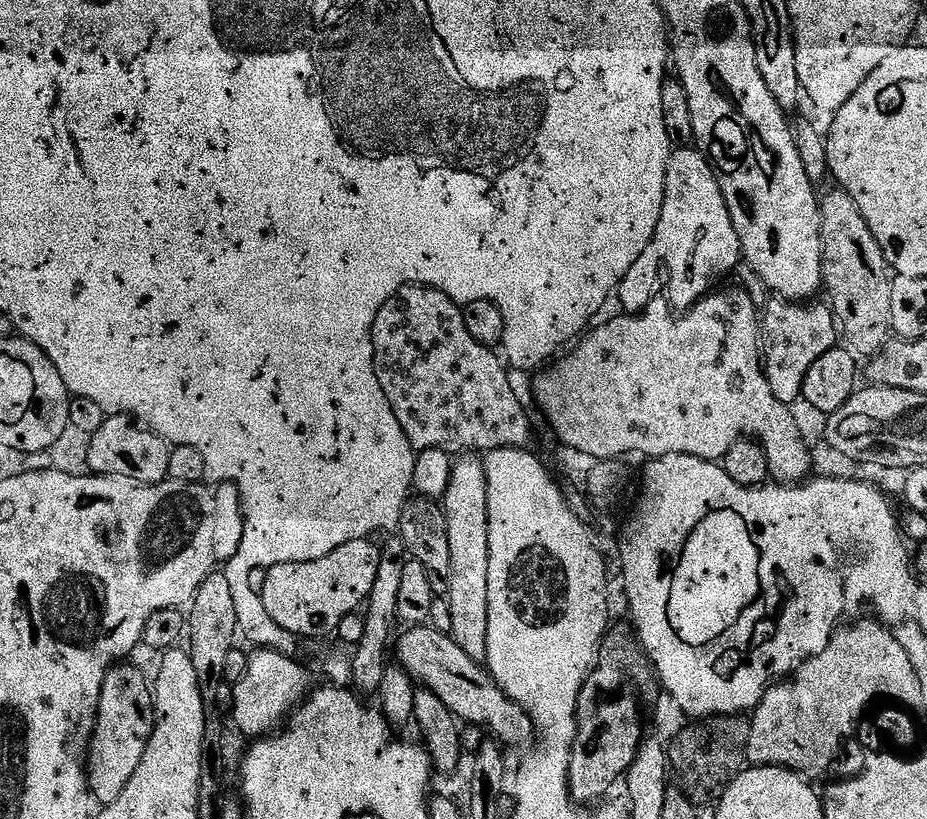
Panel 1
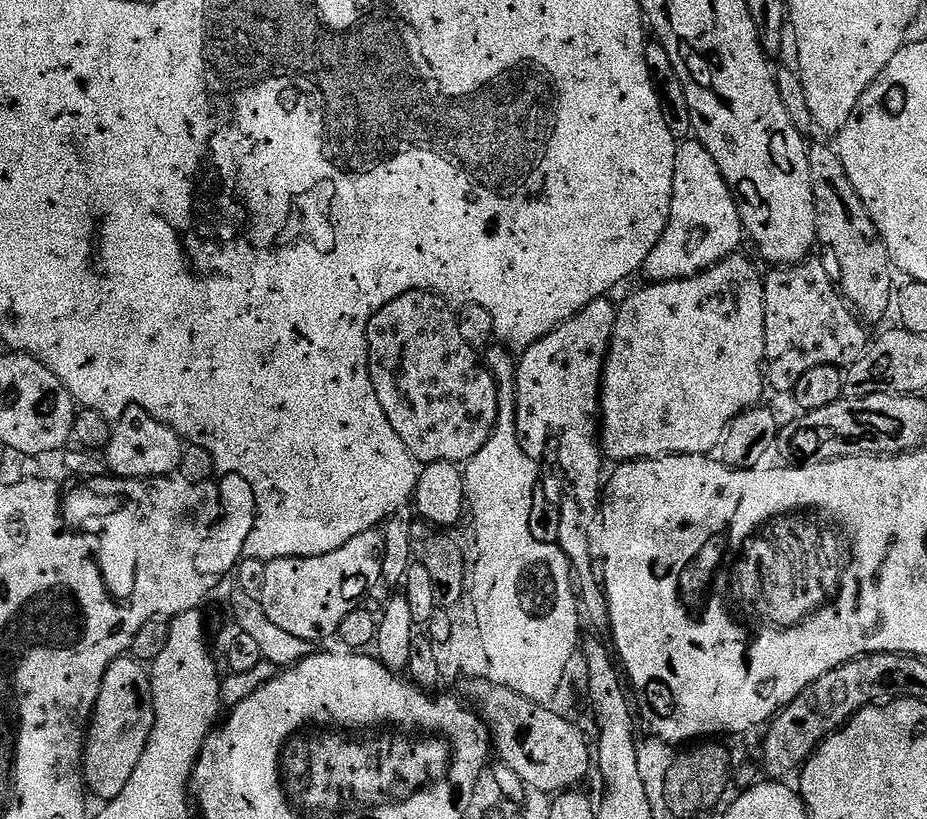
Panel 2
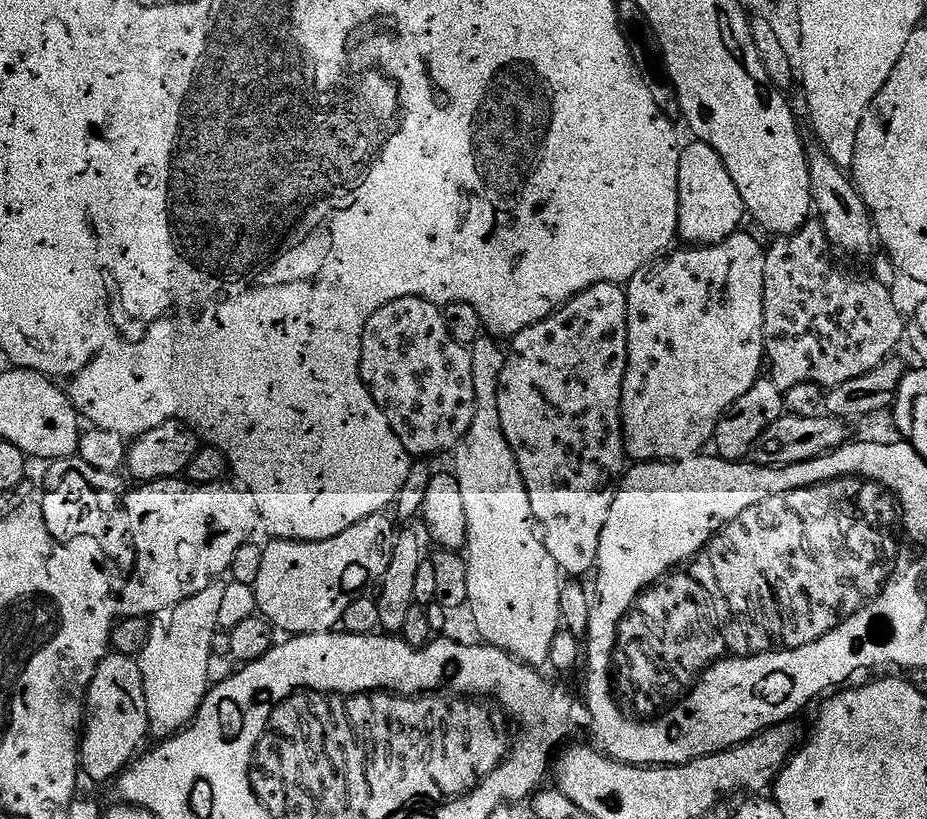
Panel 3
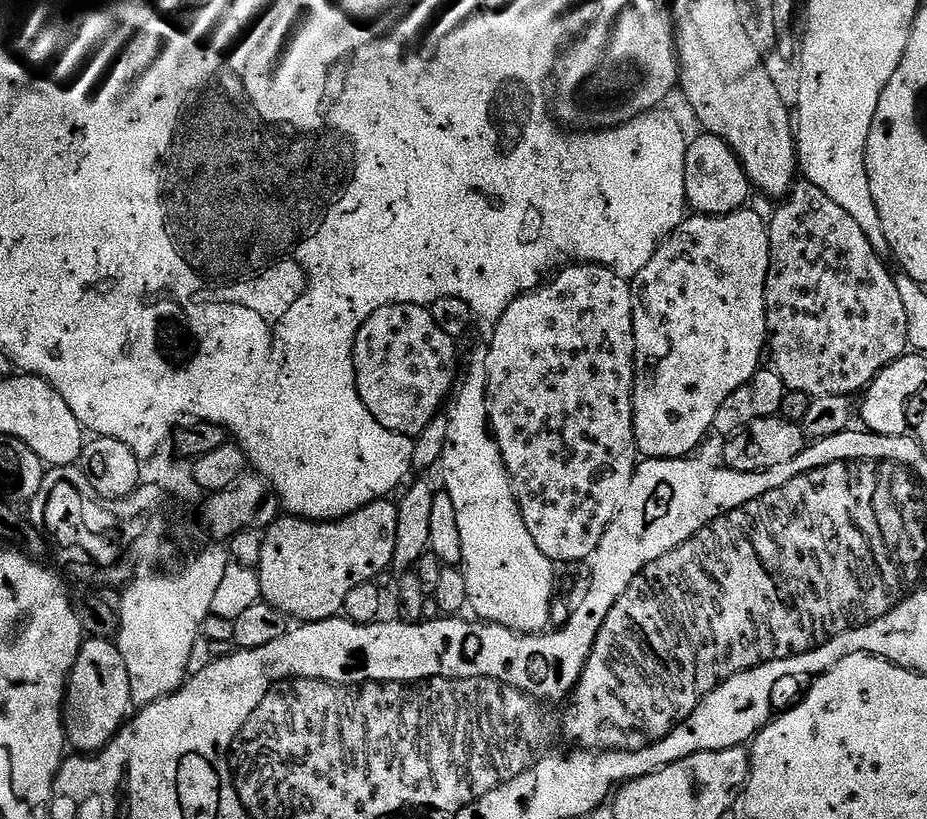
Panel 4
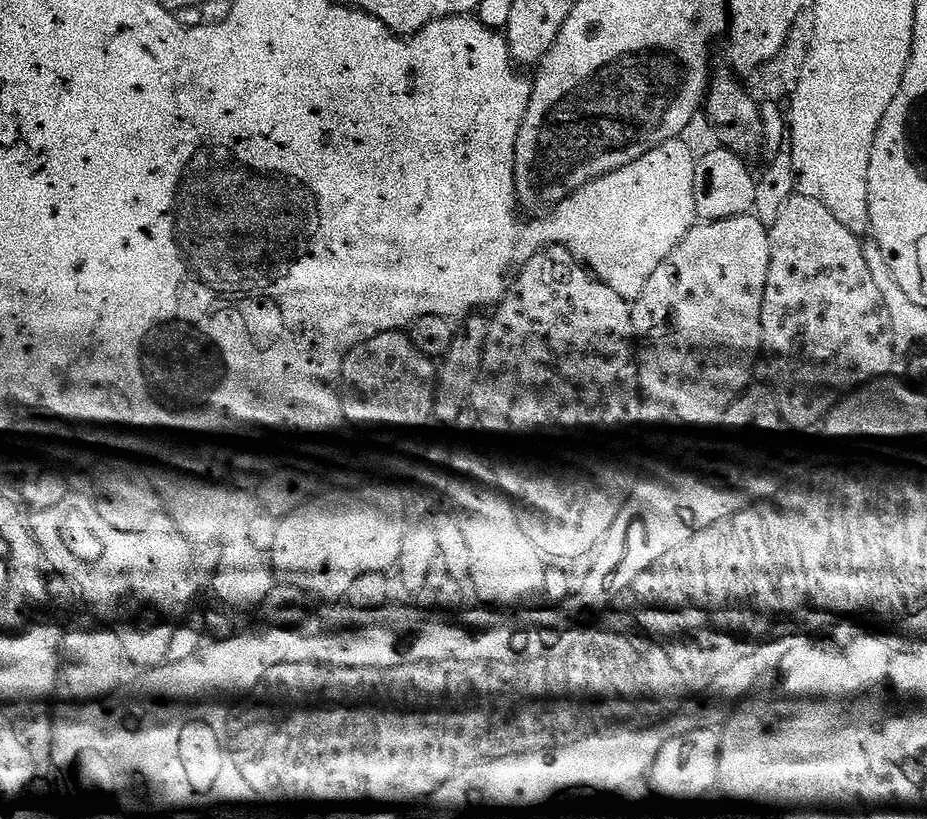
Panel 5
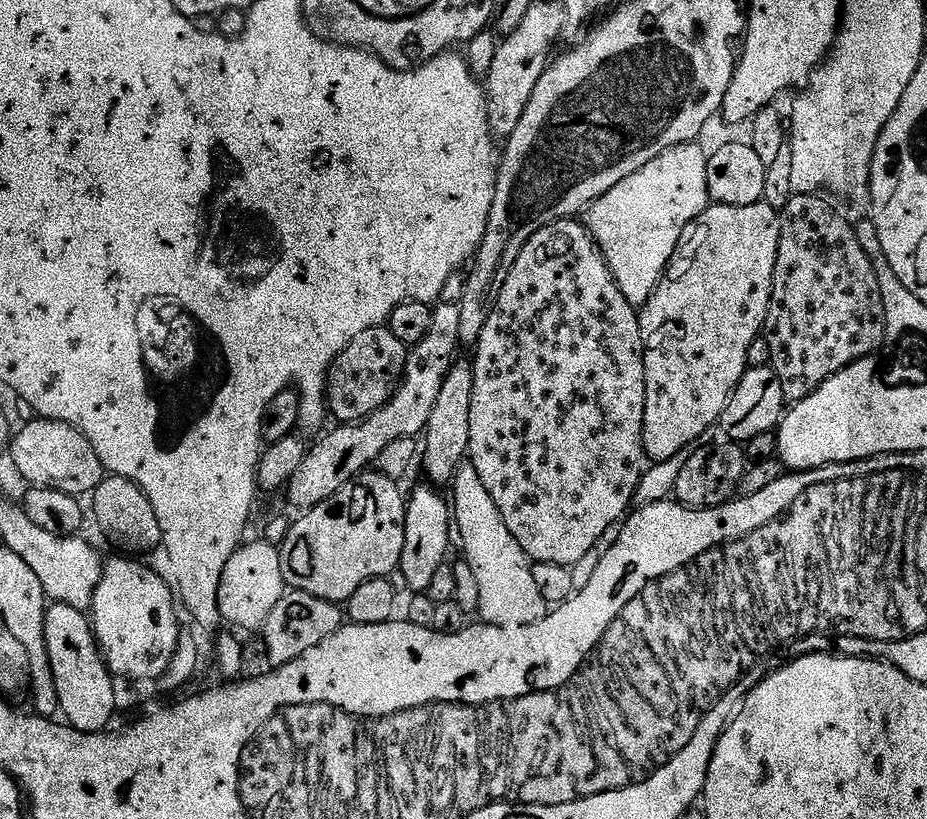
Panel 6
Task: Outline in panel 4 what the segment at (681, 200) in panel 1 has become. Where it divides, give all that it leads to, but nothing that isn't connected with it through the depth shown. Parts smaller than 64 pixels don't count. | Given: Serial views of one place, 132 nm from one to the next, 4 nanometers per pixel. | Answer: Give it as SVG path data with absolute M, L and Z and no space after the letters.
M700 134L686 150L686 194L687 203L693 213L701 216L725 216L739 212L749 203L750 185L740 159L722 138L711 134Z

